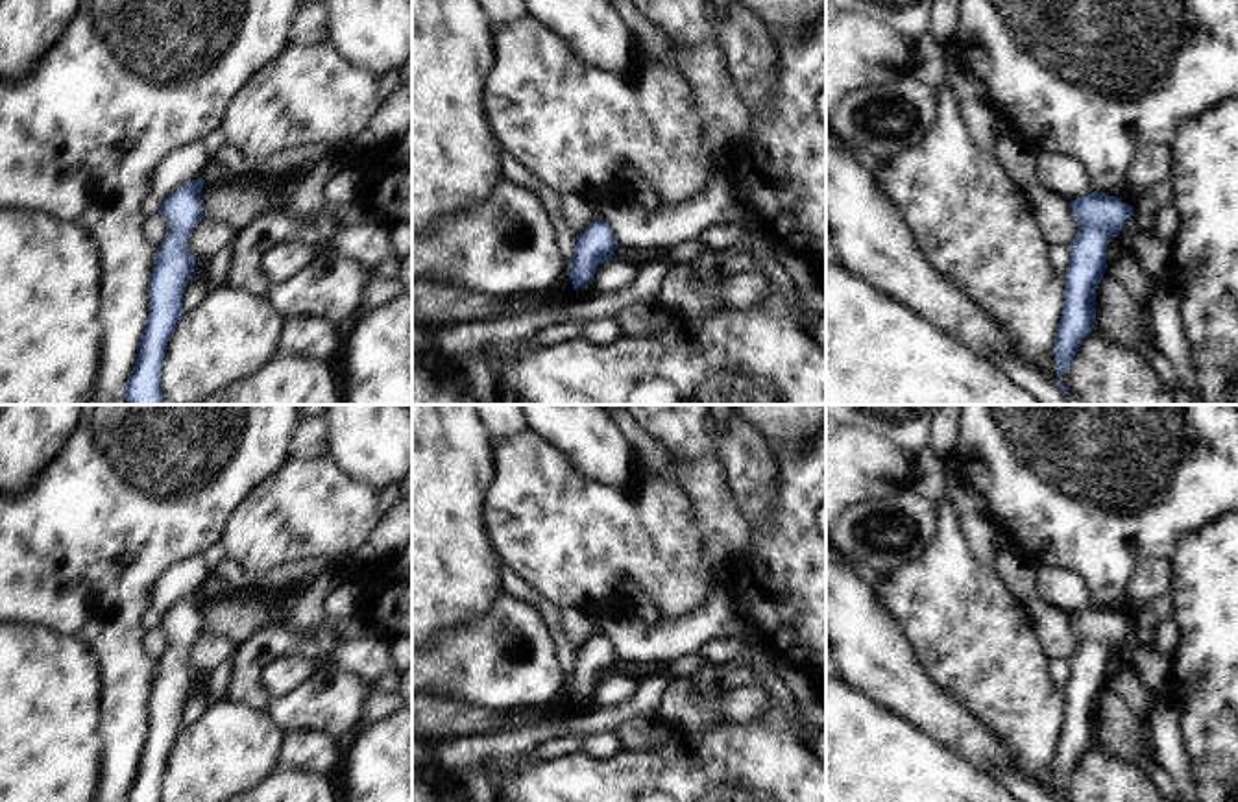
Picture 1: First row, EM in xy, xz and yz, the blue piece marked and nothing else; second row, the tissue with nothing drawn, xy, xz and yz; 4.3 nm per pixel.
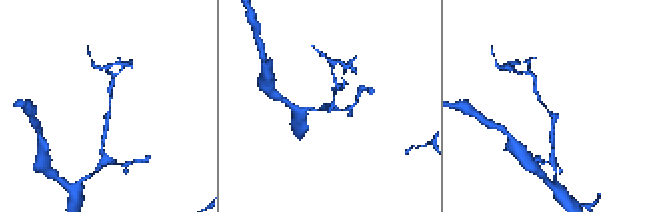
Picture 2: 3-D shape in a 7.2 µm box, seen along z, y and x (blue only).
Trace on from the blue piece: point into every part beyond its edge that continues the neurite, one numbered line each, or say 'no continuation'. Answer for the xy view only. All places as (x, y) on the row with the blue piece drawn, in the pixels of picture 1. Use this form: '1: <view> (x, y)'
no continuation

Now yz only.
no continuation

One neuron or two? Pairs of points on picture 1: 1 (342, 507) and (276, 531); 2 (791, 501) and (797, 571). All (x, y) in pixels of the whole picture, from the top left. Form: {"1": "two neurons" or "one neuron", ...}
{"1": "one neuron", "2": "one neuron"}

